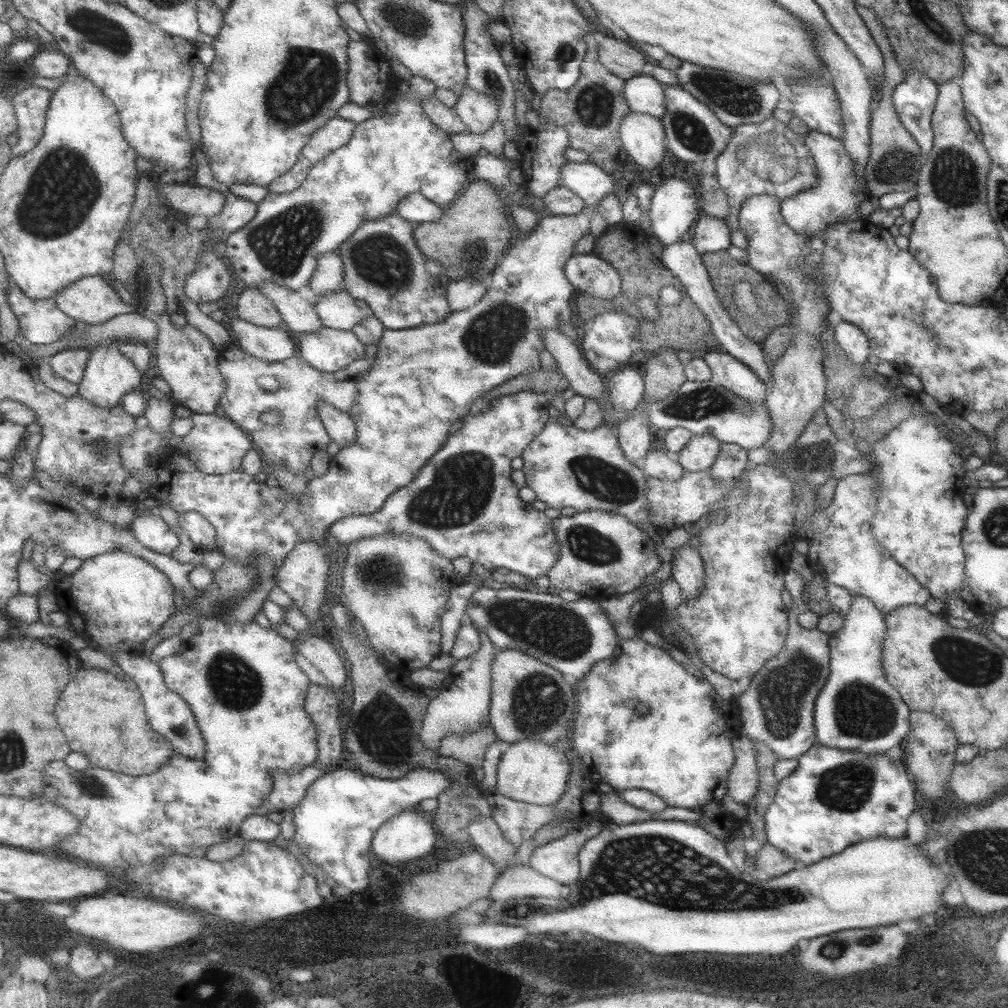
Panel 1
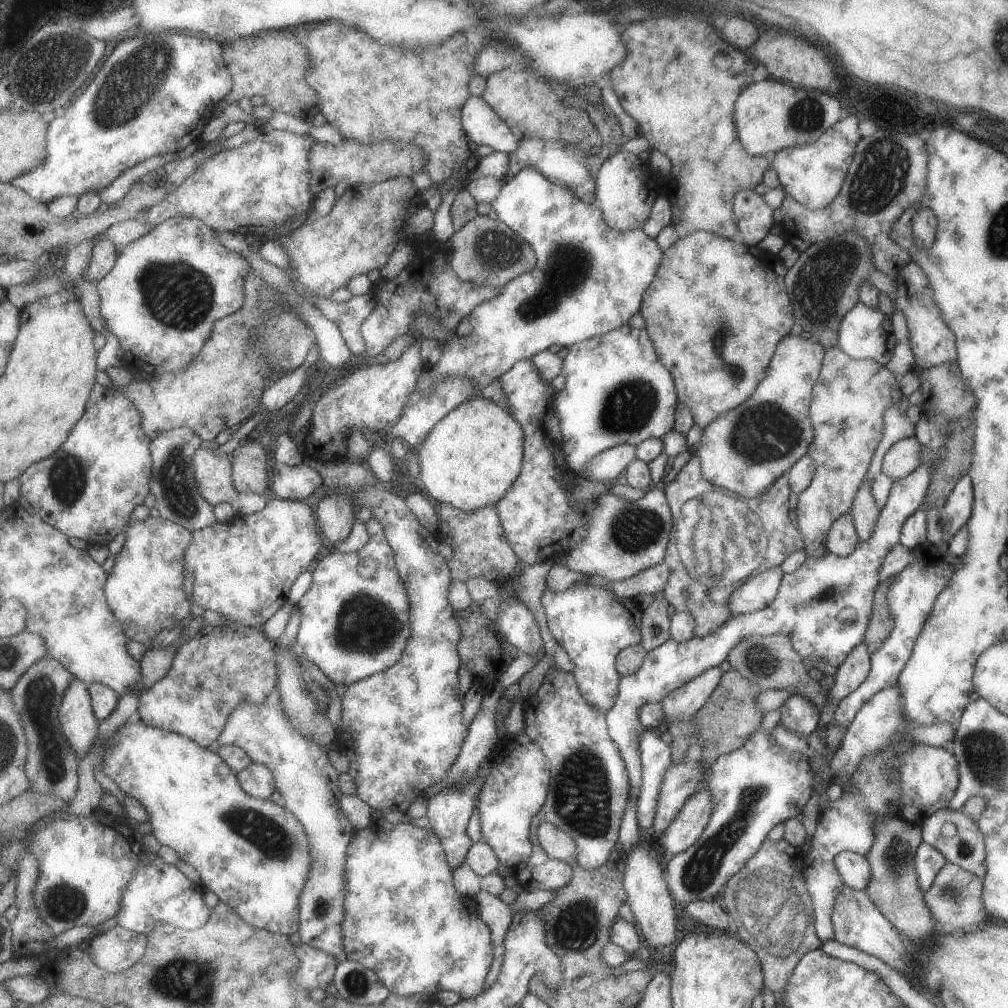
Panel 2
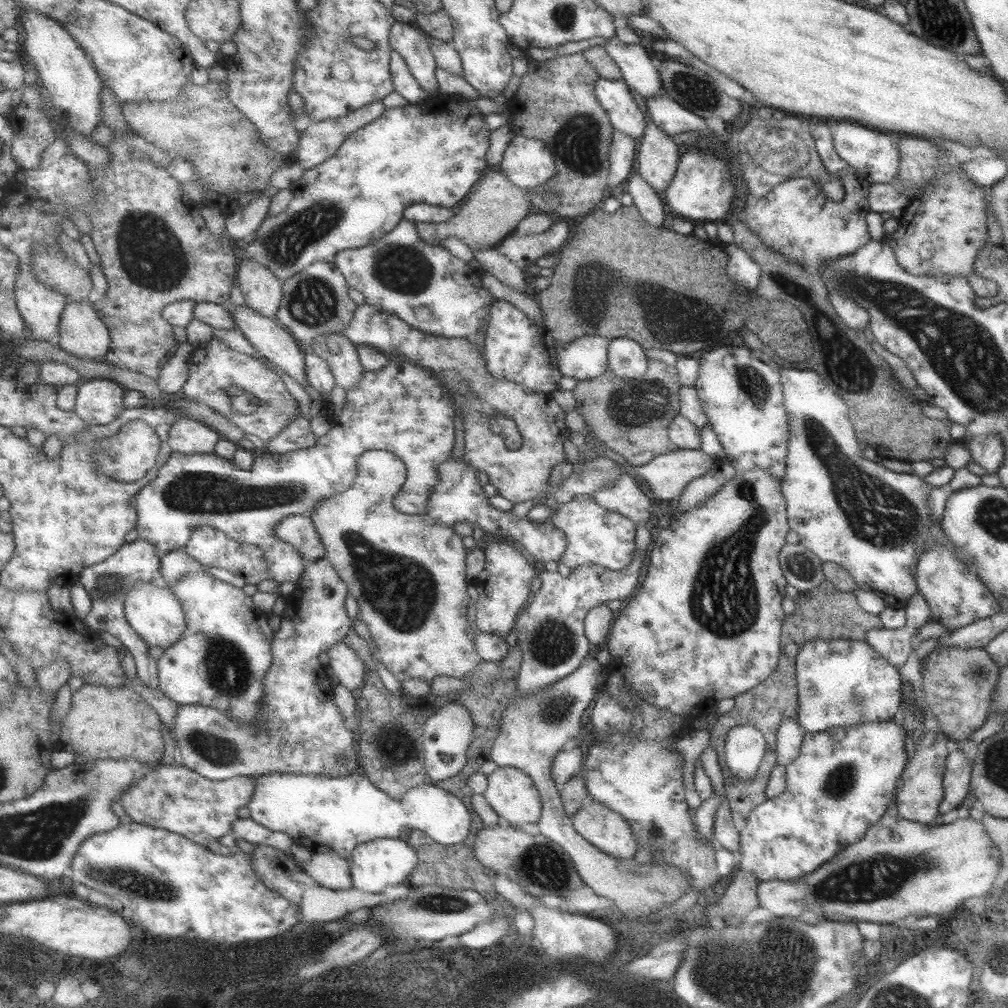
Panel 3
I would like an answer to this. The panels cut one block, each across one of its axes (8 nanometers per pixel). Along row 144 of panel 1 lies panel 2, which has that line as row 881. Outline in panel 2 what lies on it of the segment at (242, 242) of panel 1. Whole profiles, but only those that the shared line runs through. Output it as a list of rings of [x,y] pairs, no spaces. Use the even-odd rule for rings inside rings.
[[[373,814],[373,820],[369,828],[357,830],[355,840],[349,848],[349,860],[347,860],[347,898],[345,898],[345,924],[343,924],[343,936],[345,936],[345,950],[347,958],[353,962],[361,962],[369,970],[375,970],[377,976],[383,980],[383,984],[389,988],[391,994],[399,996],[425,996],[425,998],[435,998],[437,992],[455,992],[463,1000],[471,1000],[481,996],[487,990],[487,976],[495,964],[495,942],[493,942],[493,932],[487,926],[487,922],[481,918],[477,904],[473,898],[465,898],[459,894],[455,888],[455,870],[447,862],[443,842],[439,836],[433,832],[423,822],[407,822],[407,824],[389,824],[385,818]]]

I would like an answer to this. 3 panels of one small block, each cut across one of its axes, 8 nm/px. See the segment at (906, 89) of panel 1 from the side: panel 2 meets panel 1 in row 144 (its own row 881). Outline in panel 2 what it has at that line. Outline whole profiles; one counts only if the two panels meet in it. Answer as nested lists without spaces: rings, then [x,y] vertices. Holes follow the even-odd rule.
[[[925,842],[919,844],[919,848],[913,854],[913,866],[915,866],[915,874],[917,874],[917,886],[921,892],[927,892],[935,880],[935,874],[947,864],[947,860],[933,850],[931,846],[927,846]]]

